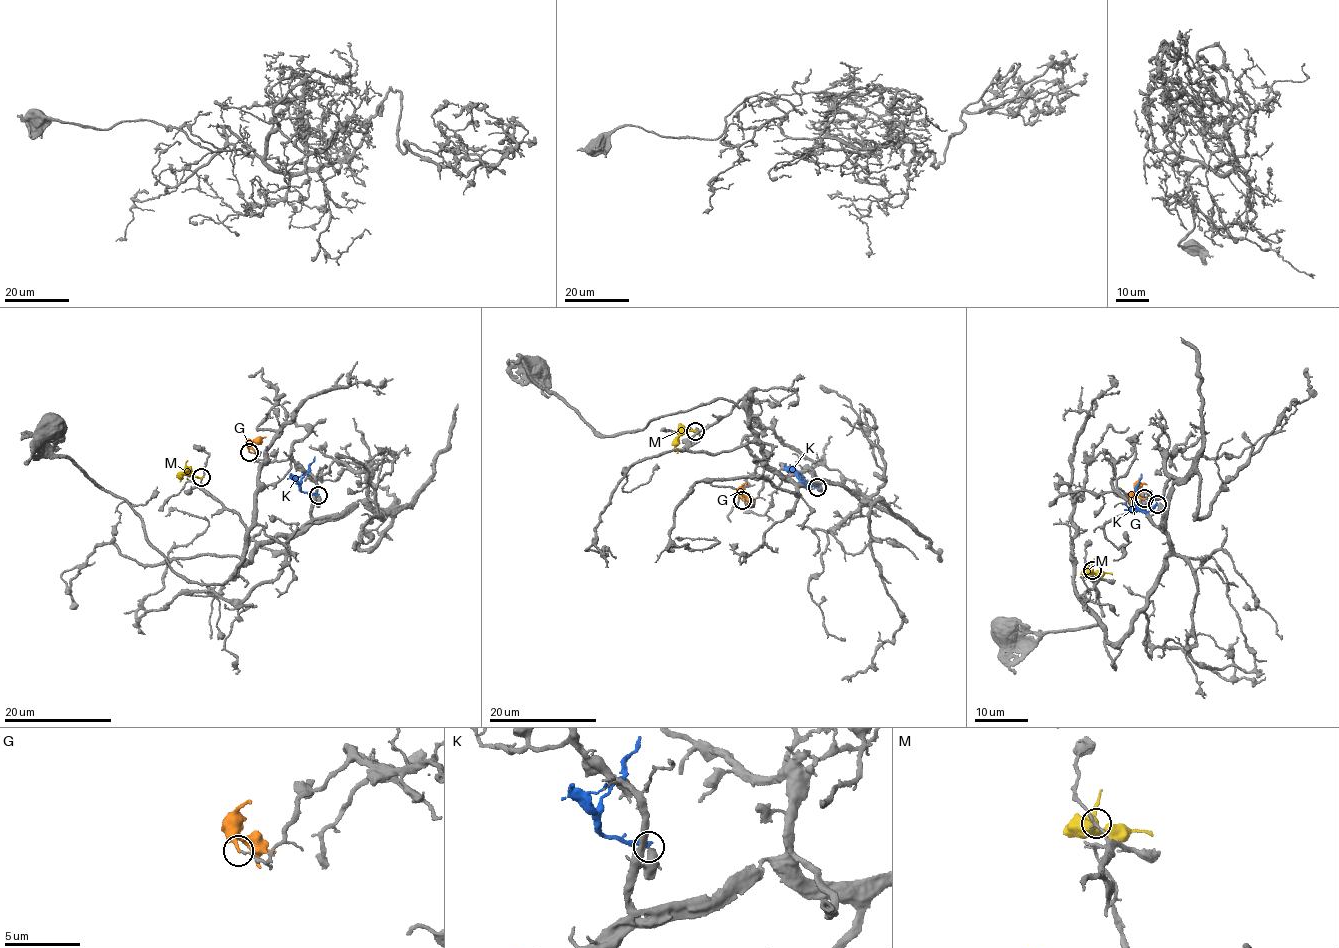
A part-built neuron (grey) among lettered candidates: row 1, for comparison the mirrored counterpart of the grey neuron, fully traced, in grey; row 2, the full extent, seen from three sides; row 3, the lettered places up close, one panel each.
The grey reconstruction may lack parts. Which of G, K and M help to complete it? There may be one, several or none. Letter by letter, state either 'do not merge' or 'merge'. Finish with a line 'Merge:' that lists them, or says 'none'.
G: do not merge
K: do not merge
M: do not merge
Merge: none

